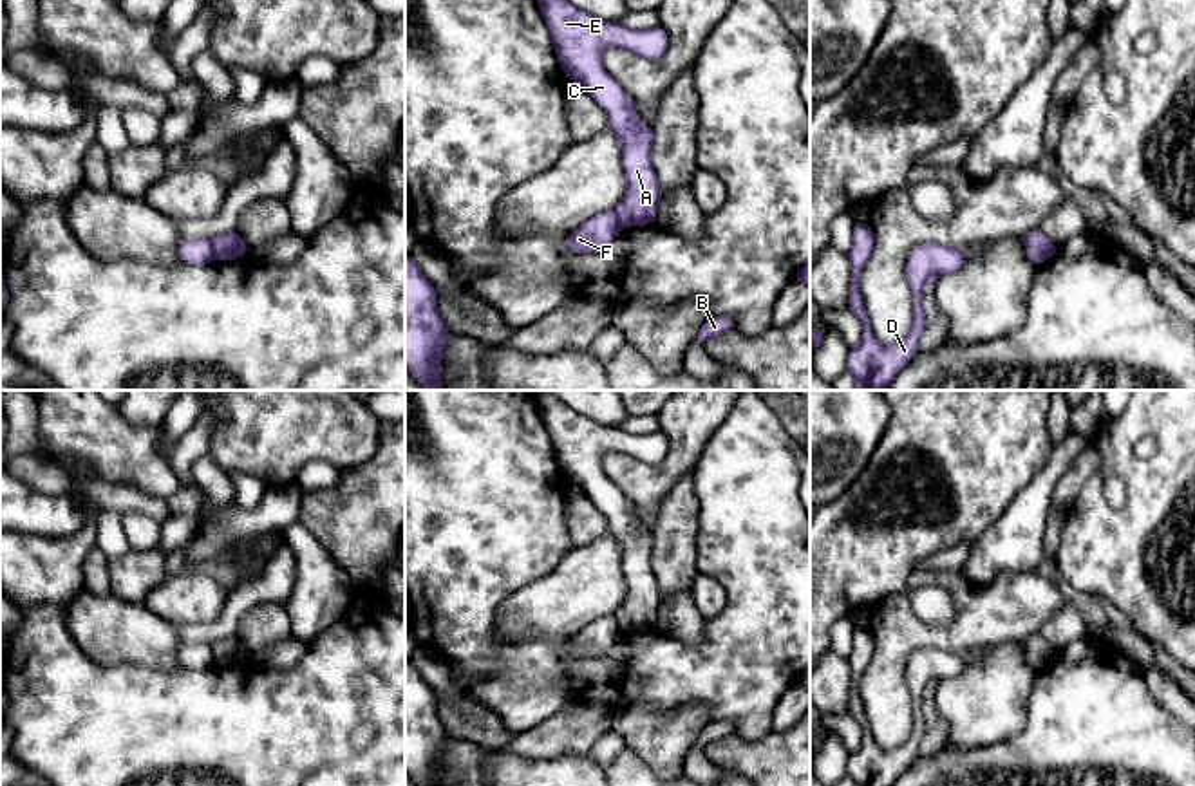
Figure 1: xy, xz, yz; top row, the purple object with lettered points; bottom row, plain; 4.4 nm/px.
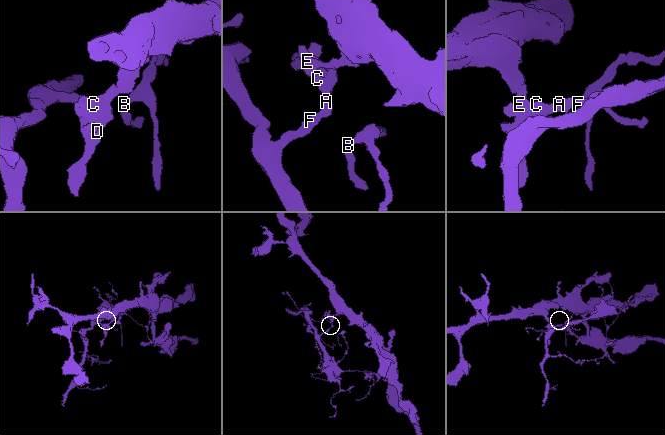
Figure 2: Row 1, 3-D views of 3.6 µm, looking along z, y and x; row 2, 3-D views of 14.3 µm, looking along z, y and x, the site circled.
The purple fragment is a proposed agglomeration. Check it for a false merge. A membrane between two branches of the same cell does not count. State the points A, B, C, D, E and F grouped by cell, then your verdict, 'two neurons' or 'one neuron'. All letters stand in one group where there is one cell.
A C D E / B F; two neurons

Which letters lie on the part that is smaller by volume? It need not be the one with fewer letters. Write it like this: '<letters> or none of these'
B, F

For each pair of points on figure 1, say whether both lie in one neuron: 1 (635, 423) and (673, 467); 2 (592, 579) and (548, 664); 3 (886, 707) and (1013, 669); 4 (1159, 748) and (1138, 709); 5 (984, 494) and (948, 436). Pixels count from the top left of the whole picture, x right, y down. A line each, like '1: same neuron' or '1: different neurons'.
1: different neurons
2: different neurons
3: different neurons
4: same neuron
5: same neuron

